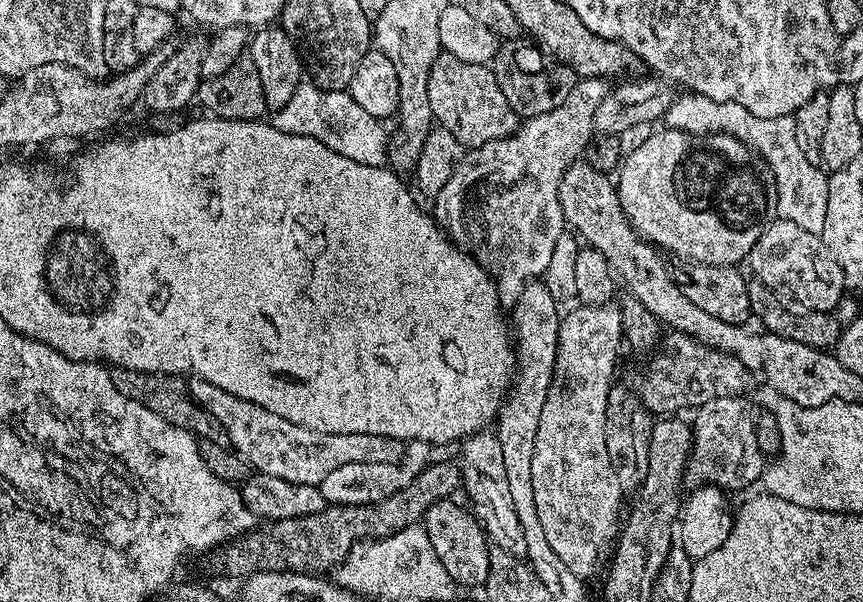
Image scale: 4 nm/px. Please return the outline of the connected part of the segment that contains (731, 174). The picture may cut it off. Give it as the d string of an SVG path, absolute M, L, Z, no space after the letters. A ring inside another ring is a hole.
M673 128L653 131L652 136L638 150L625 155L618 169L619 178L615 181L617 193L620 196L622 210L633 226L633 230L643 240L665 253L673 252L685 261L697 260L703 264L731 264L739 265L739 260L747 261L752 255L752 247L762 238L765 228L770 223L770 218L776 213L776 186L775 176L772 173L768 161L764 160L759 153L755 152L747 144L740 141L737 136L725 136L723 134L713 134L710 136L695 136L689 132L679 132Z

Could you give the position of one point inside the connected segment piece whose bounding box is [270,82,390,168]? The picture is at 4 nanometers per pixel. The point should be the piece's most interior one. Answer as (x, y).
(334, 118)

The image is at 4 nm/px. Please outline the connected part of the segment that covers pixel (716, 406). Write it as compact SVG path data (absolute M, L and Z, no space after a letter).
M745 397L715 398L695 409L696 420L692 425L692 454L686 476L696 486L711 486L725 493L740 492L764 475L766 457L758 448L755 433L757 413L745 401Z

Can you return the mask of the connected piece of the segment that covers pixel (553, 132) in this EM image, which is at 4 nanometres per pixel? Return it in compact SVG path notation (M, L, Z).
M604 78L577 79L574 90L570 90L570 98L566 98L566 102L562 102L562 106L558 106L546 114L527 117L512 136L498 138L497 140L488 140L484 145L471 149L465 155L464 159L461 160L460 165L456 167L454 174L450 174L450 182L446 182L446 186L442 186L442 190L434 197L434 204L436 204L434 219L436 223L444 229L448 239L456 247L473 256L488 271L489 276L495 278L496 293L500 295L500 303L505 309L511 310L516 305L526 285L539 281L543 277L540 275L551 266L552 259L556 256L556 247L560 244L560 235L563 234L564 230L566 231L563 210L559 202L559 186L568 168L576 161L579 161L585 155L588 145L593 143L595 111L598 110L598 106L601 105L602 100L606 98L610 91L610 85L608 84L609 81Z

